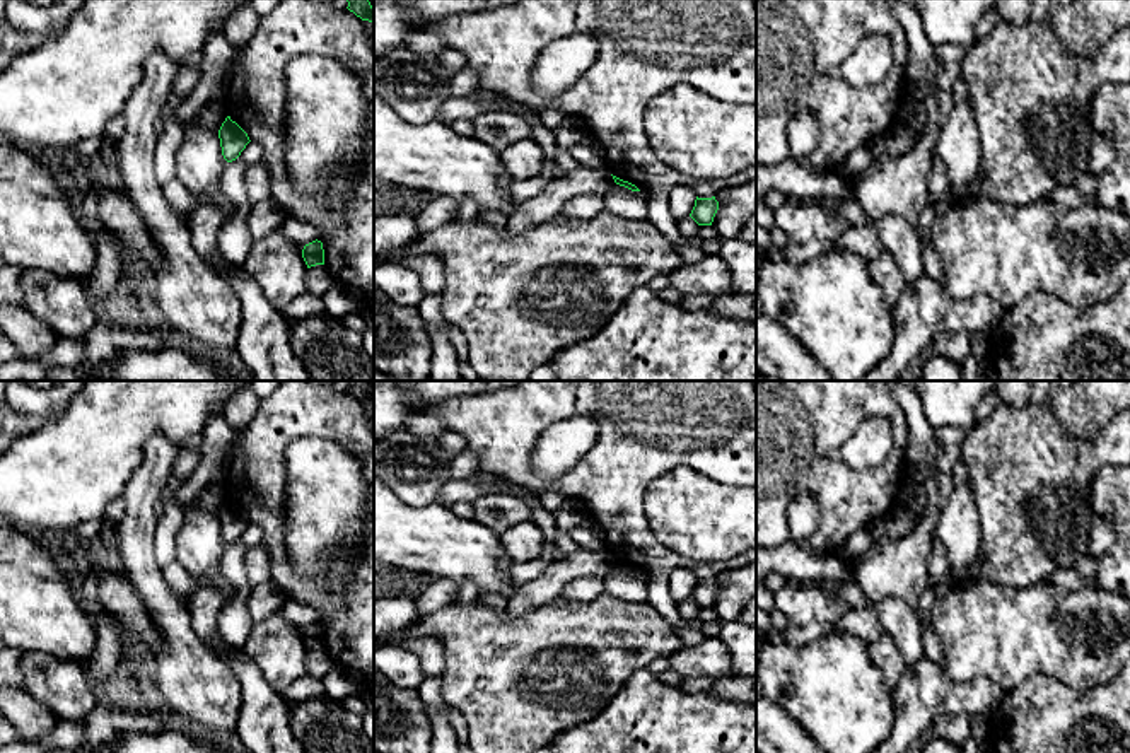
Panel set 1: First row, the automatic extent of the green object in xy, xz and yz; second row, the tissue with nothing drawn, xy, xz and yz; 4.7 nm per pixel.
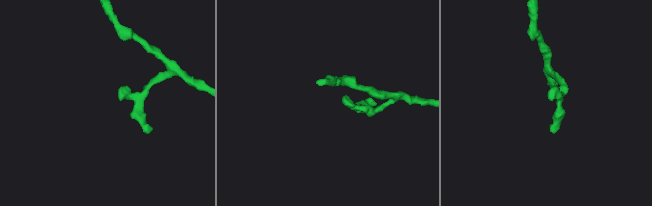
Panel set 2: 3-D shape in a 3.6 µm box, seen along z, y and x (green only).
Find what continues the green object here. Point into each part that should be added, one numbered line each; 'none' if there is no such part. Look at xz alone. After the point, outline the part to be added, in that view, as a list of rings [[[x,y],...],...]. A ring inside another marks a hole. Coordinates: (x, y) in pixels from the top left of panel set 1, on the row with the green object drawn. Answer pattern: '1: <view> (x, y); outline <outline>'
none

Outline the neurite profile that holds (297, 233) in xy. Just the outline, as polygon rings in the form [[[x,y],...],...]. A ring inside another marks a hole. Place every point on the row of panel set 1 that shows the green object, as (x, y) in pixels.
[[[287,217],[278,232],[300,253],[306,244],[317,239],[317,229],[307,222]]]

